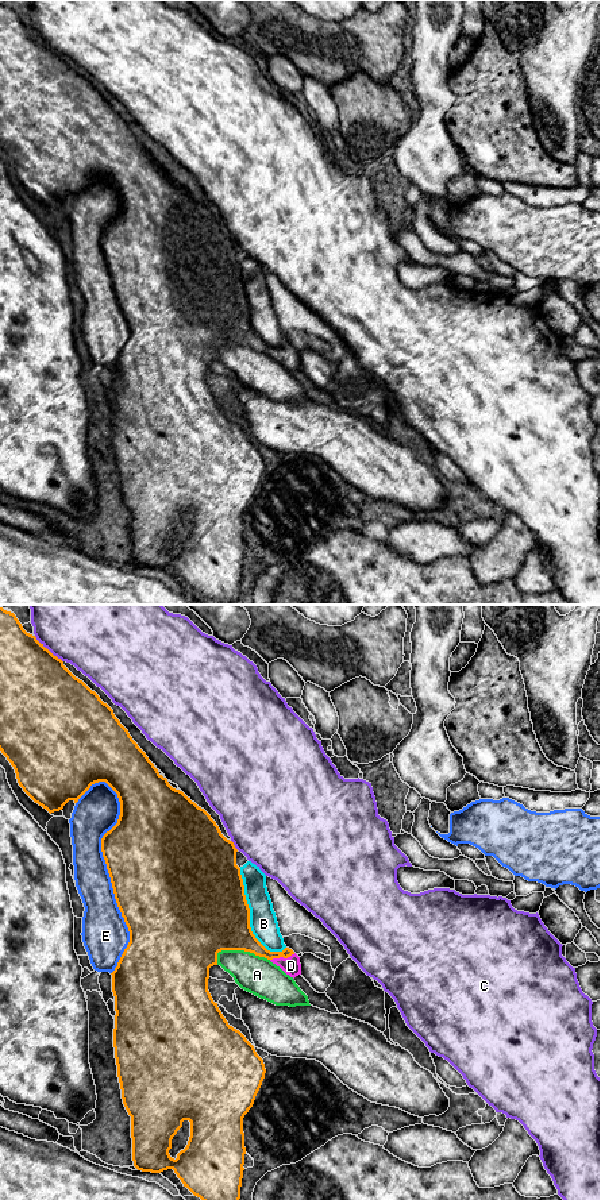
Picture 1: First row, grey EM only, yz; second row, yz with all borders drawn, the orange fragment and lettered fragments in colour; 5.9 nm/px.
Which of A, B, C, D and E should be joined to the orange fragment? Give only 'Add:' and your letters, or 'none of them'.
Add: D

